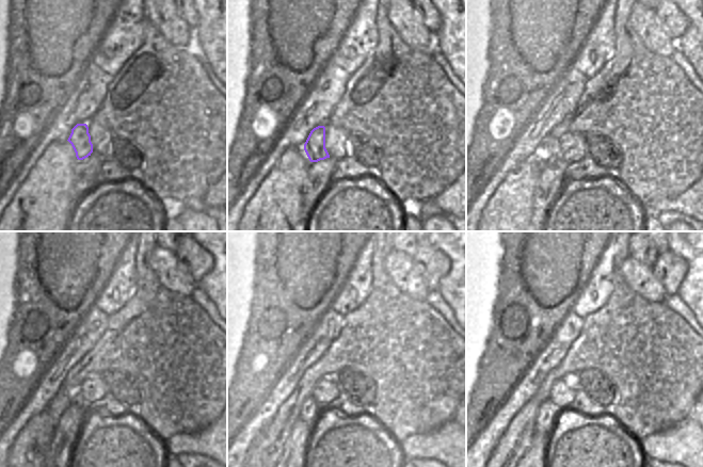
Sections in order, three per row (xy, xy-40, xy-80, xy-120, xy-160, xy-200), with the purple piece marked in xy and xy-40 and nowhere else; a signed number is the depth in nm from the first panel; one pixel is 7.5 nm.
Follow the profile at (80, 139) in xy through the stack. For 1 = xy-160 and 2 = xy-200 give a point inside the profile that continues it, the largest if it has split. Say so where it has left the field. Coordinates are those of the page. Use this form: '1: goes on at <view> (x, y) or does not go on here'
1: goes on at xy-160 (307, 411)
2: goes on at xy-200 (547, 413)

